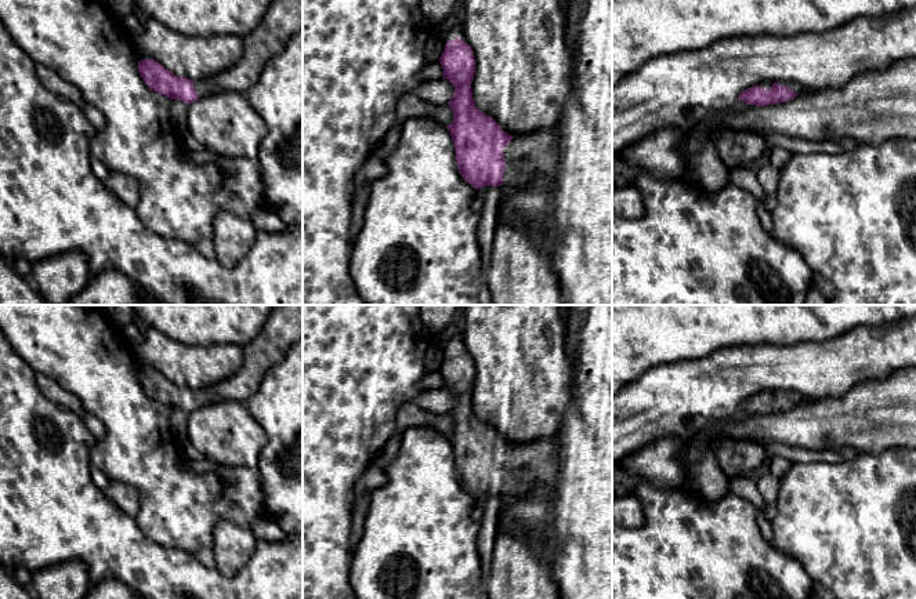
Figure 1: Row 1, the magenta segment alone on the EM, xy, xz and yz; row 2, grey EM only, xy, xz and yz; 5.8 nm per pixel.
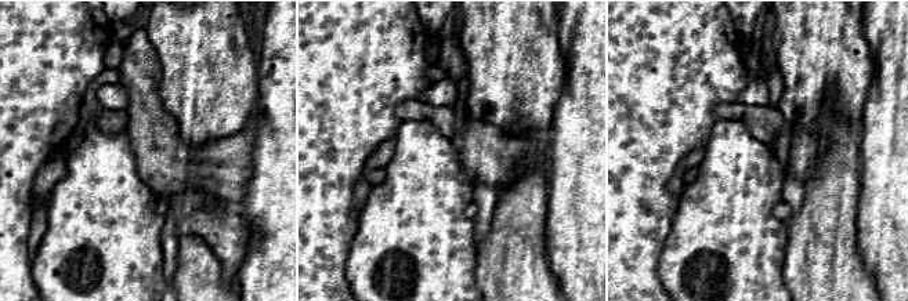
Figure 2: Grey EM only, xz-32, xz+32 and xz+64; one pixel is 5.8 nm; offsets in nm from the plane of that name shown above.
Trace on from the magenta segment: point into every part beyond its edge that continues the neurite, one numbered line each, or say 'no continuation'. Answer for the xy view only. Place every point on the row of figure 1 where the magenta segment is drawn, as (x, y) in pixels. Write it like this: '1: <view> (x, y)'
1: xy (283, 18)

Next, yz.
1: yz (796, 87)

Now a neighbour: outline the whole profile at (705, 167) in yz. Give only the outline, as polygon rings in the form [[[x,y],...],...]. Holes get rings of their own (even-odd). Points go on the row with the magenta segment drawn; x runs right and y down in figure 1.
[[[738,101],[731,108],[709,115],[694,126],[684,138],[681,152],[687,159],[688,178],[705,190],[713,192],[729,182],[728,170],[710,138],[718,117],[743,112],[747,104]]]

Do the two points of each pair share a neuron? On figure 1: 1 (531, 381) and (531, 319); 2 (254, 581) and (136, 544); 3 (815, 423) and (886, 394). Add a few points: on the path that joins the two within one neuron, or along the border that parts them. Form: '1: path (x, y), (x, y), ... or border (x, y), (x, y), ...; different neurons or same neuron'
1: path (531, 366), (531, 334); same neuron
2: path (225, 584), (178, 584), (165, 573); same neuron
3: path (833, 421), (858, 420), (868, 411); same neuron

